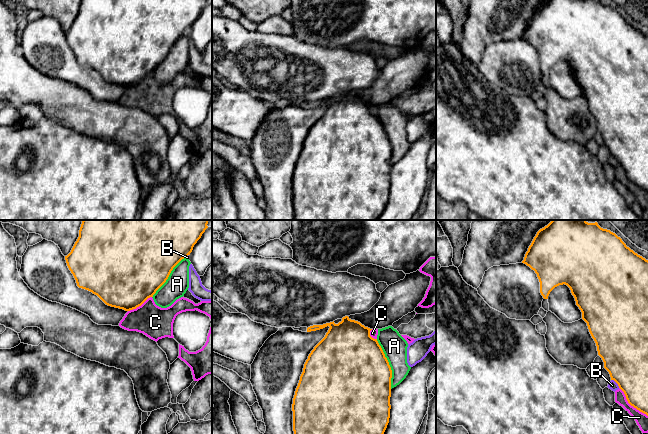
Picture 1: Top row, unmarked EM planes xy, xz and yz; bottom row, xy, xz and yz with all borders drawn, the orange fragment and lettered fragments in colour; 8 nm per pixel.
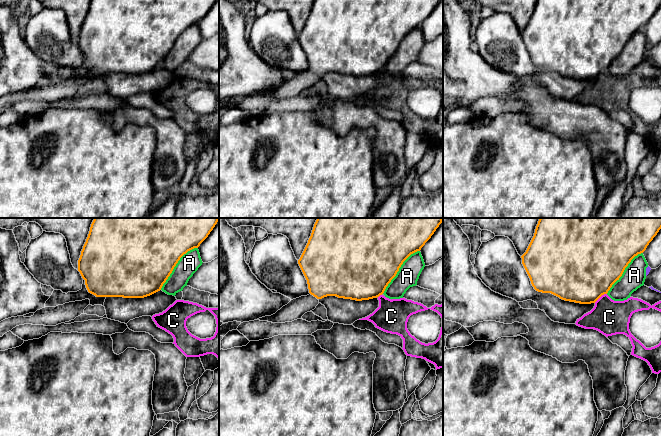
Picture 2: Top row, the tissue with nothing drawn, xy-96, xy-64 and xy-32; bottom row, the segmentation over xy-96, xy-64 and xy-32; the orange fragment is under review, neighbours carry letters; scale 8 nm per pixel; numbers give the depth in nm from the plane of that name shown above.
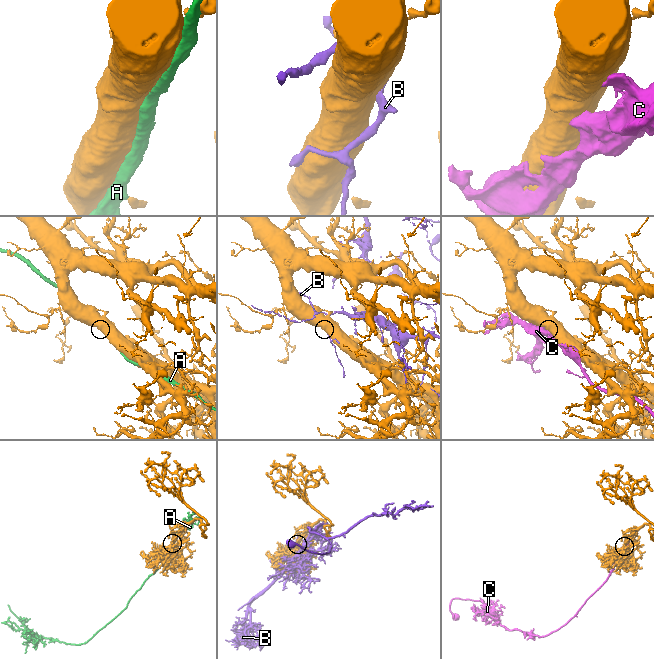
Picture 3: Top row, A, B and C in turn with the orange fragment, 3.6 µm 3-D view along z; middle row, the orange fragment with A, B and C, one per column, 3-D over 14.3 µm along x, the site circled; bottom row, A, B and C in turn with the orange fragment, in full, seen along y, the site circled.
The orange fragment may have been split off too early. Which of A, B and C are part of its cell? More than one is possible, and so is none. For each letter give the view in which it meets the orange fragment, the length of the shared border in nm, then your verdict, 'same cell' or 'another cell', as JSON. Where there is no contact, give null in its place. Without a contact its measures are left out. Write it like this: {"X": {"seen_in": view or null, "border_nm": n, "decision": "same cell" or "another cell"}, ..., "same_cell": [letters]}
{"A": {"seen_in": "xz", "border_nm": 420, "decision": "another cell"}, "B": {"seen_in": "yz", "border_nm": 100, "decision": "another cell"}, "C": {"seen_in": "yz", "border_nm": 340, "decision": "another cell"}, "same_cell": []}

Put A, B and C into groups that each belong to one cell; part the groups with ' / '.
A / B / C

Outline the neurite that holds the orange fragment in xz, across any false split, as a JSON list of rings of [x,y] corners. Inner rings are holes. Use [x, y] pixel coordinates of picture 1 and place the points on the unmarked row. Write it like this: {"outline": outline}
{"outline": [[[348,92],[335,100],[300,103],[294,106],[311,108],[329,102],[325,113],[308,132],[293,174],[294,220],[377,220],[390,194],[392,146],[377,115],[370,112],[372,105]]]}

